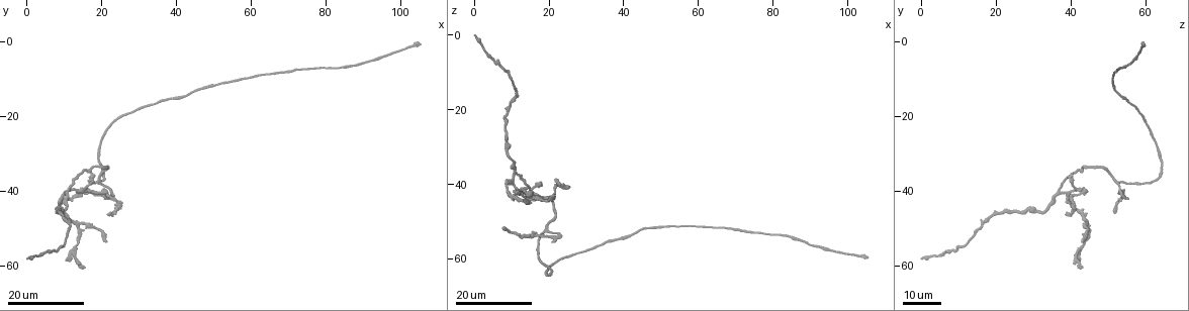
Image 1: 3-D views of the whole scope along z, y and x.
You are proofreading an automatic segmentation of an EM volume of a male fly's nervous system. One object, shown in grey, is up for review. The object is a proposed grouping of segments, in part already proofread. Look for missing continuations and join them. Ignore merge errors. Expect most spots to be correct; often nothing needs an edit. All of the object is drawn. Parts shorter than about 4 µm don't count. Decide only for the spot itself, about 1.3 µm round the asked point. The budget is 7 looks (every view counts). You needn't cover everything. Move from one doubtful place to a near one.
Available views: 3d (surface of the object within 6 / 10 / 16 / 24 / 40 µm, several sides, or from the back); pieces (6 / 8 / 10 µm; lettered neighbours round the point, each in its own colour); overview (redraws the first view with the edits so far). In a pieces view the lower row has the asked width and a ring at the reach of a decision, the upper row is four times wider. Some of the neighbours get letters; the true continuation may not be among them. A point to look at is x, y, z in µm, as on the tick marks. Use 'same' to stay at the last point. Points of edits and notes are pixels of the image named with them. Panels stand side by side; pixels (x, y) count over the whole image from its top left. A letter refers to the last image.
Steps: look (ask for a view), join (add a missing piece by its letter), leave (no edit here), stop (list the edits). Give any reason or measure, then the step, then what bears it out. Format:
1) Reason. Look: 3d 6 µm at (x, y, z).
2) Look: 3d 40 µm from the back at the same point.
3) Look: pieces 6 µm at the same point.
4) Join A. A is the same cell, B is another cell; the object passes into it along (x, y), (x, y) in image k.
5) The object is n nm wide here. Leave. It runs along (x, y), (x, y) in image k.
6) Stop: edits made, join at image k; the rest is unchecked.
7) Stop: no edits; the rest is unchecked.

Free end. Look: 3d 24 µm at (20.5, 53.5, 43.5).

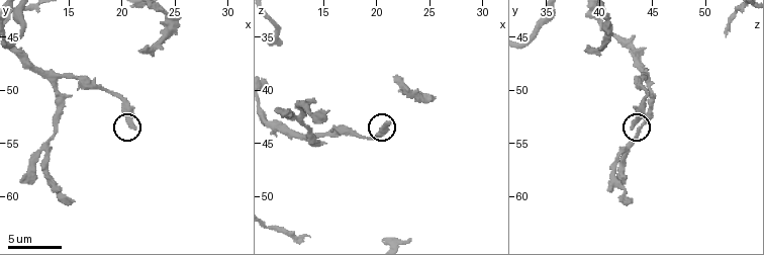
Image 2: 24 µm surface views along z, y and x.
See the neighbours. Look: pieces 10 µm at (21.2, 53.6, 43.0).

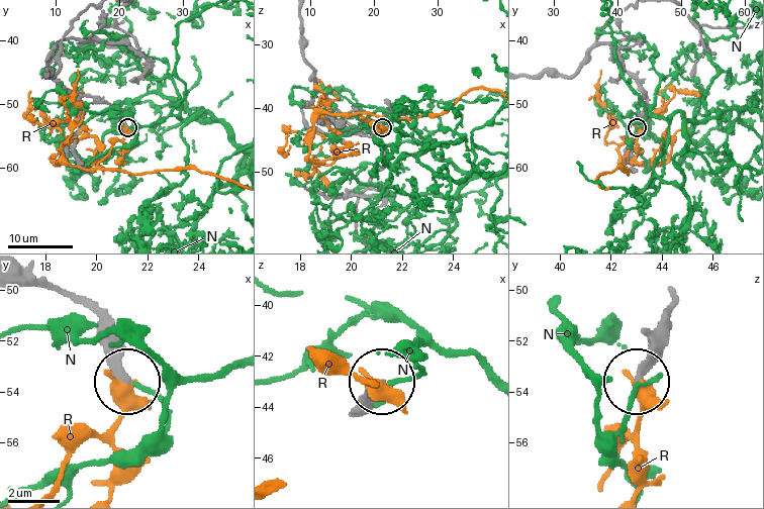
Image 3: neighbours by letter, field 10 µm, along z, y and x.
Leave. N and R are other cells; it runs along (672, 293), (664, 343), (636, 380) in image 3; no lettered piece goes on from it.

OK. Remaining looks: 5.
Branch stops here. Look: pieces 8 µm at (21.8, 46.2, 38.8).

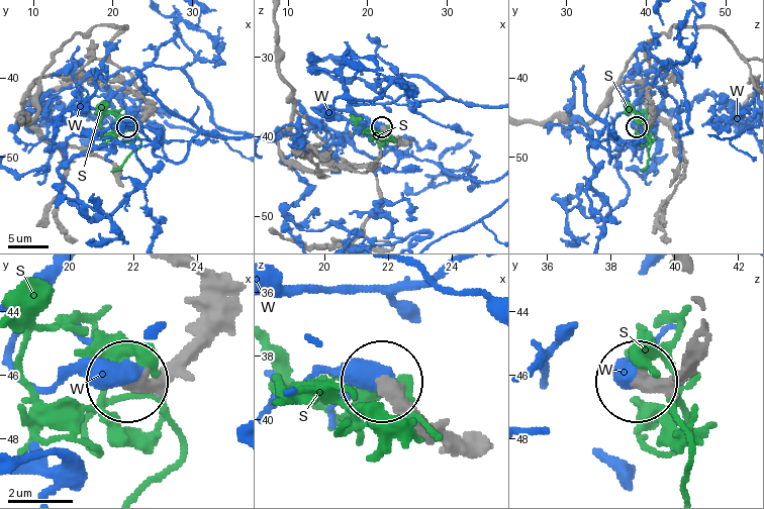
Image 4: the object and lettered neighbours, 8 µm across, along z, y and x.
Leave. S and W are other cells; it runs along (692, 358), (668, 376), (639, 382) in image 4; none of them fits.

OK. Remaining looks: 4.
Long arm stops here. Look: 3d 24 µm at (8.0, 46.0, 52.5).

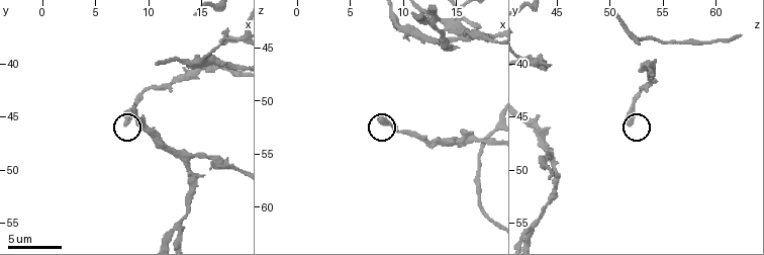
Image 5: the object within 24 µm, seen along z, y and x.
Look: 3d 10 µm at (7.8, 45.8, 51.8).

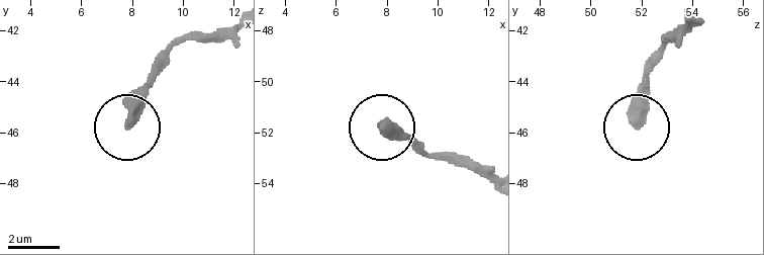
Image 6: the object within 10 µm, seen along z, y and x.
What lies round it. Look: pieces 10 µm at (7.9, 45.7, 51.8).

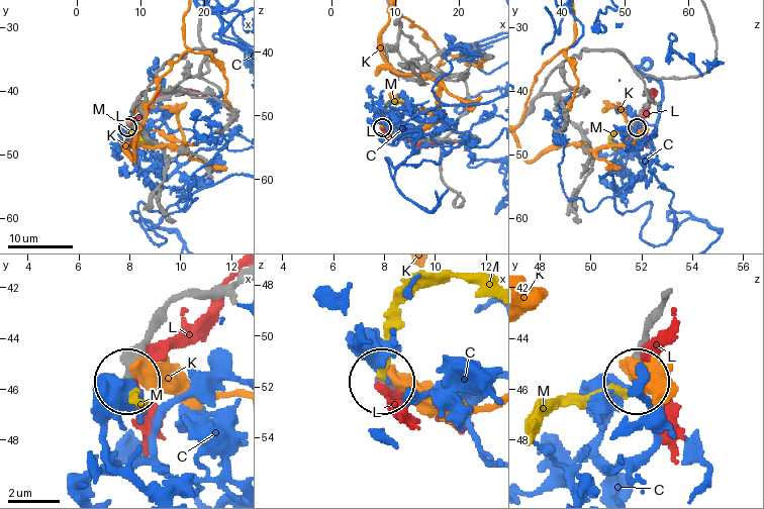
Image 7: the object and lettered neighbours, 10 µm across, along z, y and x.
The object is 400 nm wide here. Leave. C, K, L and M are other cells; none of them fits.

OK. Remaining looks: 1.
Stop: no edits; the rest is unchecked.

